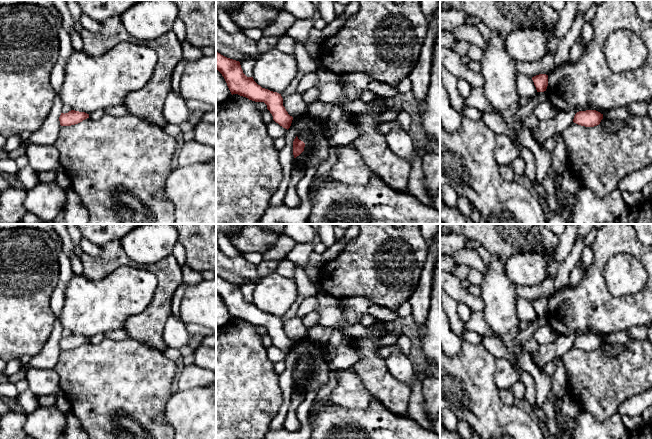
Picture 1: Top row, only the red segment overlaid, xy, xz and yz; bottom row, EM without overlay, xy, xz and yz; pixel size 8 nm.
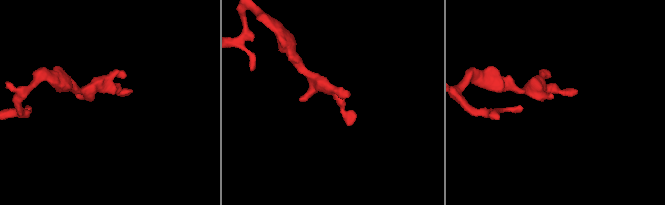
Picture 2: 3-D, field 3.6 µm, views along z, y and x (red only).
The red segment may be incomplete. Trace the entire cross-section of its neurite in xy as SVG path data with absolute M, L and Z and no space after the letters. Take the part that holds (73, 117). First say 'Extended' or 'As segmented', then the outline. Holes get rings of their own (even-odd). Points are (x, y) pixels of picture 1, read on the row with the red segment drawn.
As segmented. M71 110L65 114L61 113L59 121L61 126L71 126L78 124L87 118L89 118L89 114L85 112Z

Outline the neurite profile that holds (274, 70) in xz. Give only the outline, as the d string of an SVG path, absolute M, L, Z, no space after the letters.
M273 48L259 56L253 68L253 79L262 88L283 93L297 75L295 55Z

